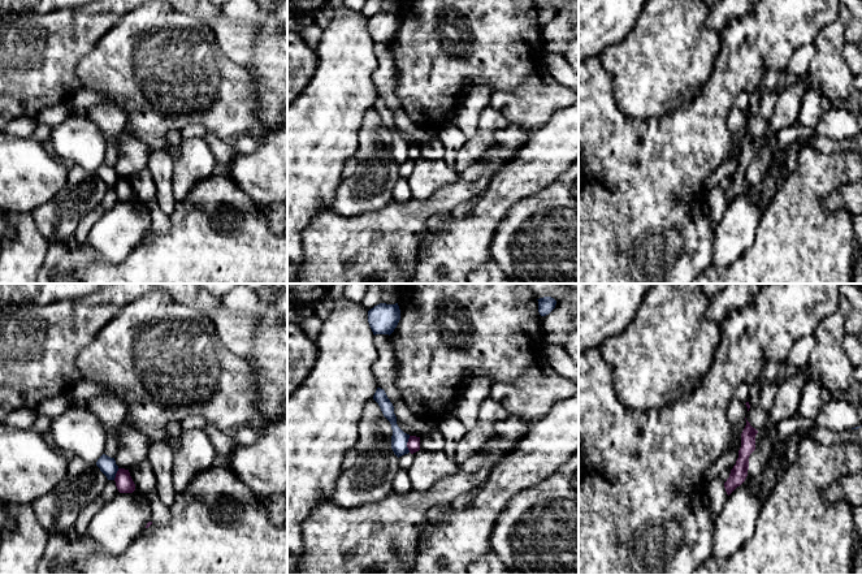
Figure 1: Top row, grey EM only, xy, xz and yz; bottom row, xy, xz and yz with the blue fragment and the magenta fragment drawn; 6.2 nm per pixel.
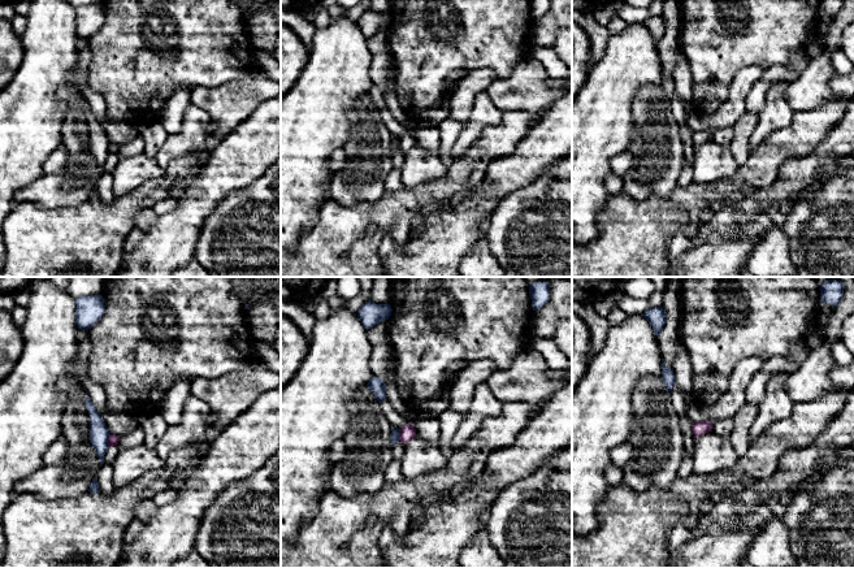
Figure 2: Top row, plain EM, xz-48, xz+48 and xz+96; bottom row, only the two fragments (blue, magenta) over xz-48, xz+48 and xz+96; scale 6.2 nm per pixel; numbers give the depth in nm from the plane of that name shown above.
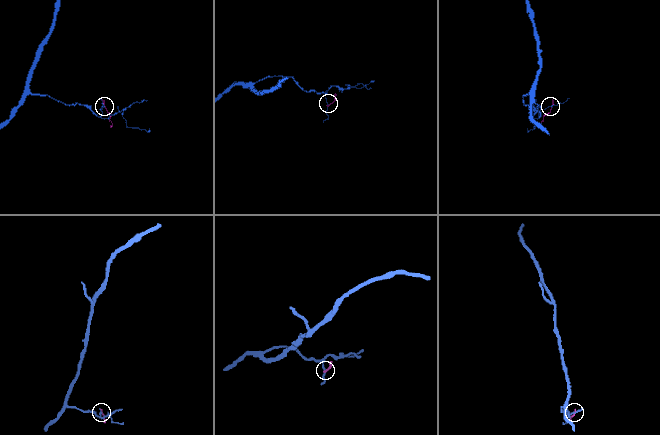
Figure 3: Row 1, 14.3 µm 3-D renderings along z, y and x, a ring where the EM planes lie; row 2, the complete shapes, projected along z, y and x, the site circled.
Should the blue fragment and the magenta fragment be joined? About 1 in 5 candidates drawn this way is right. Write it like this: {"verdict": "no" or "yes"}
{"verdict": "no"}

